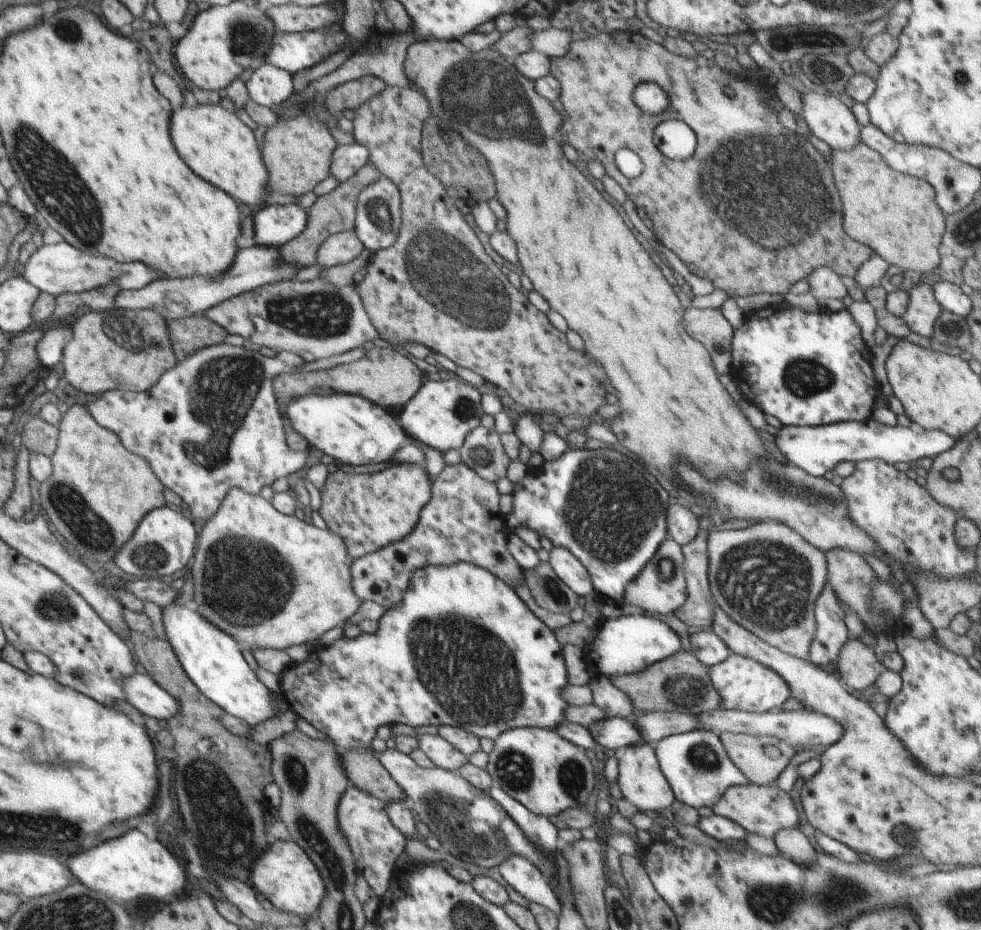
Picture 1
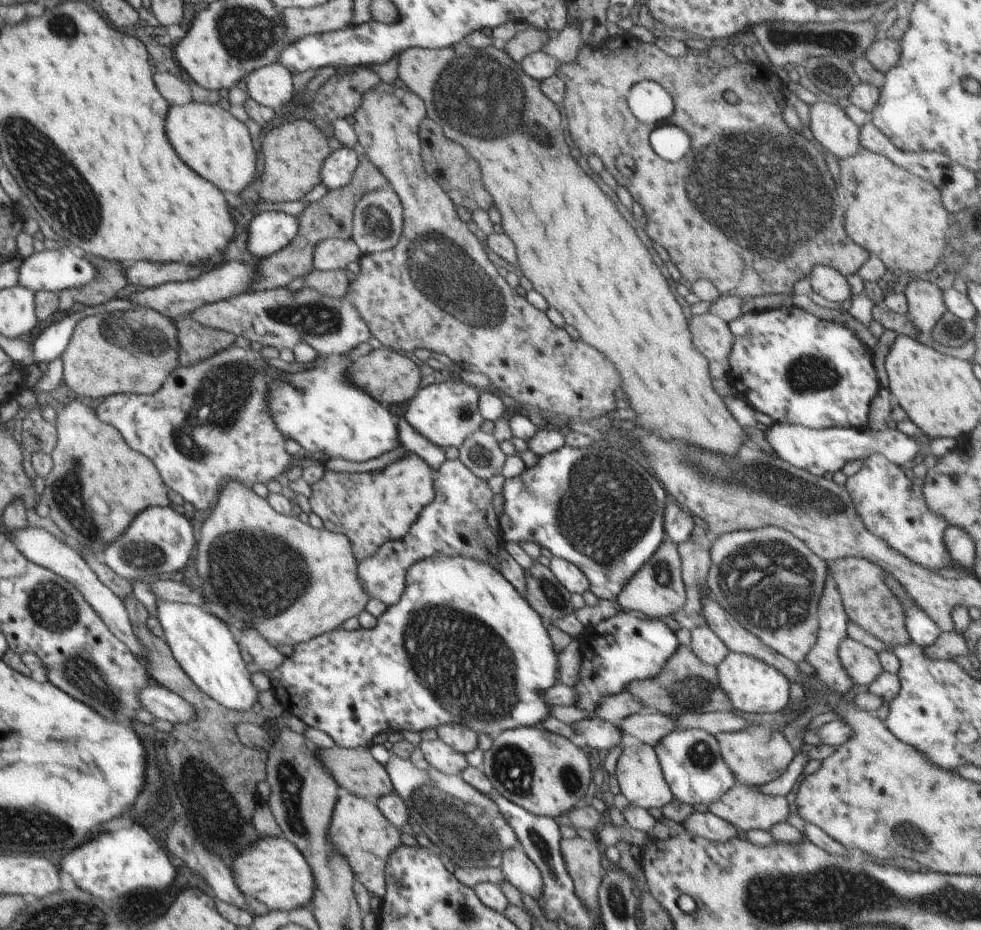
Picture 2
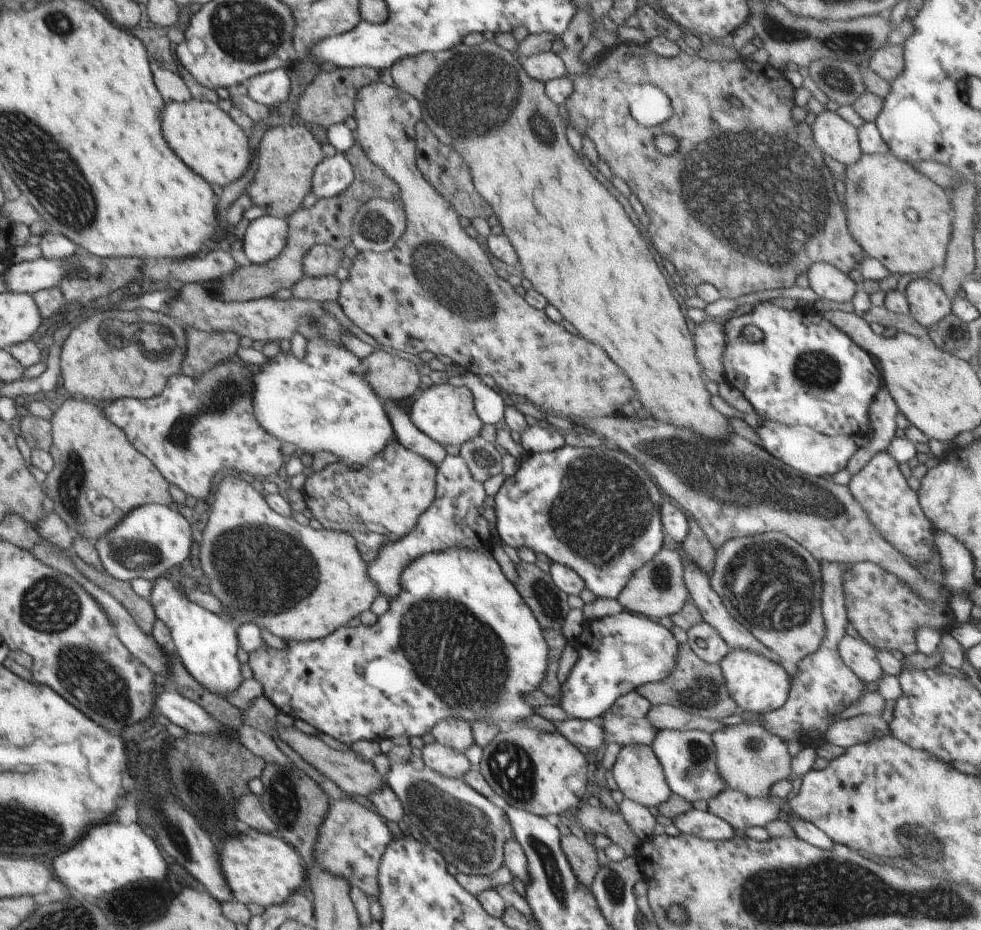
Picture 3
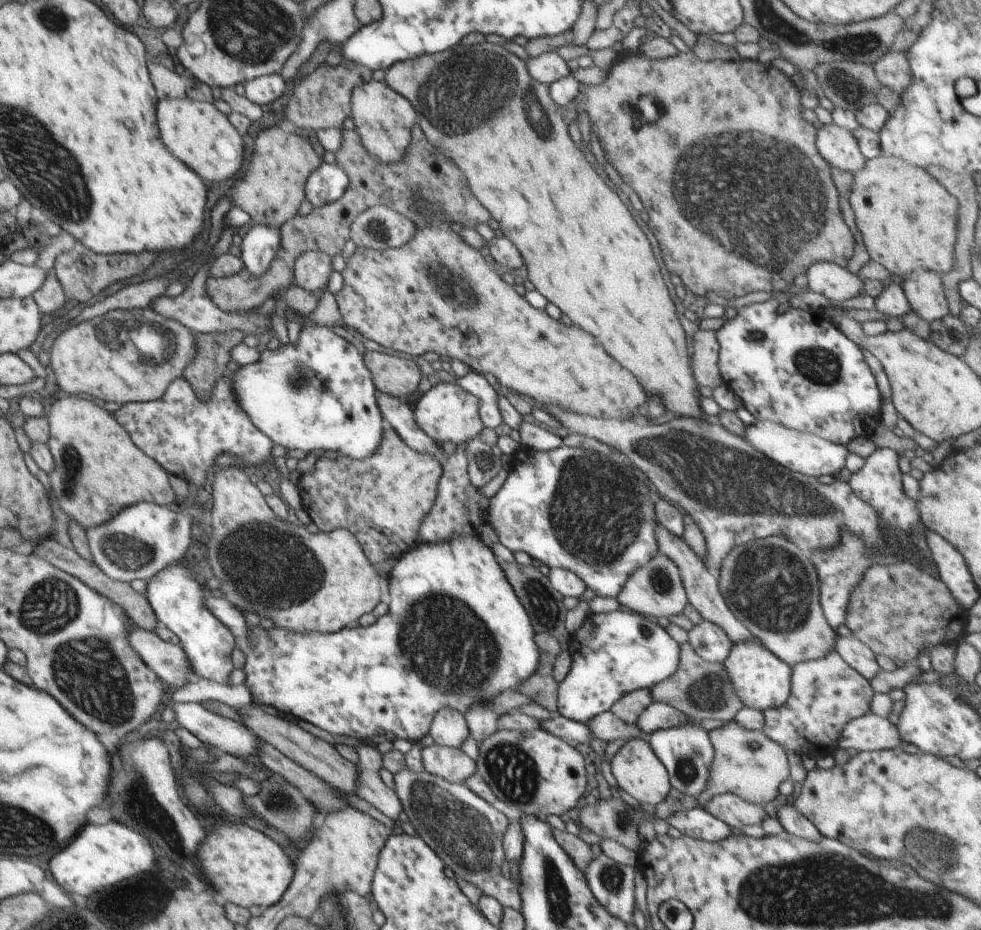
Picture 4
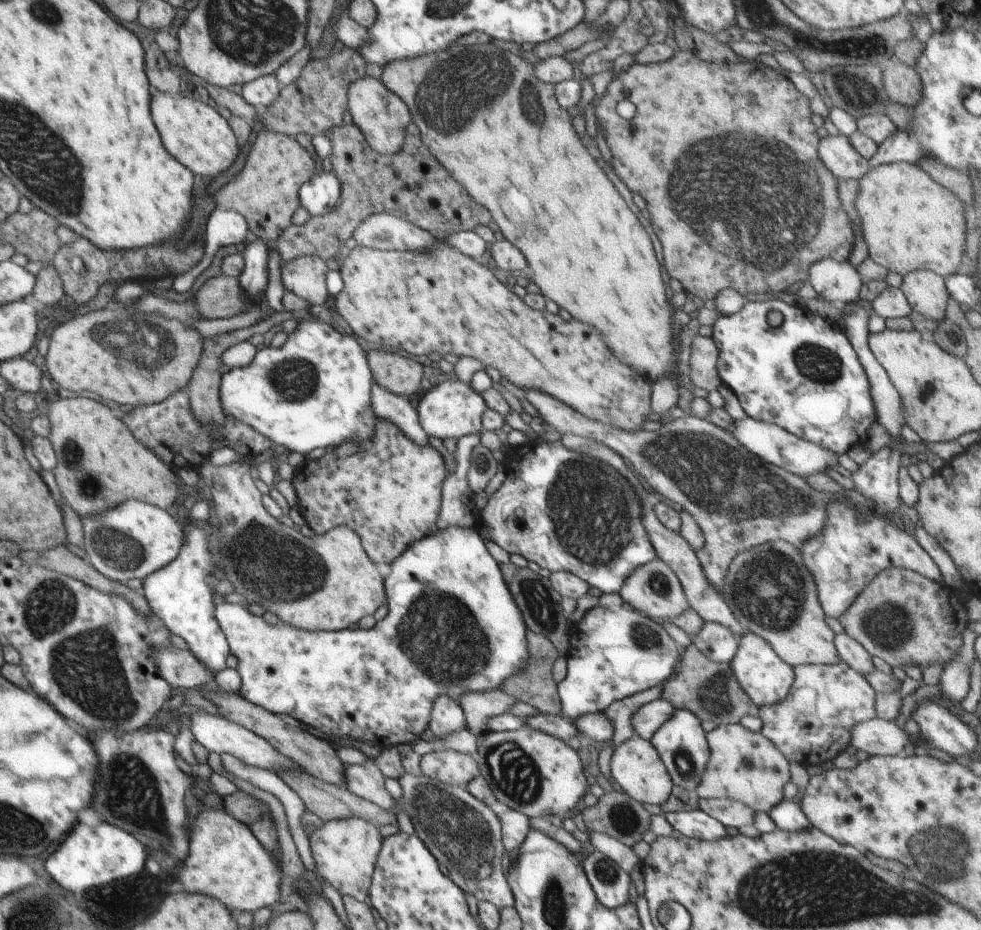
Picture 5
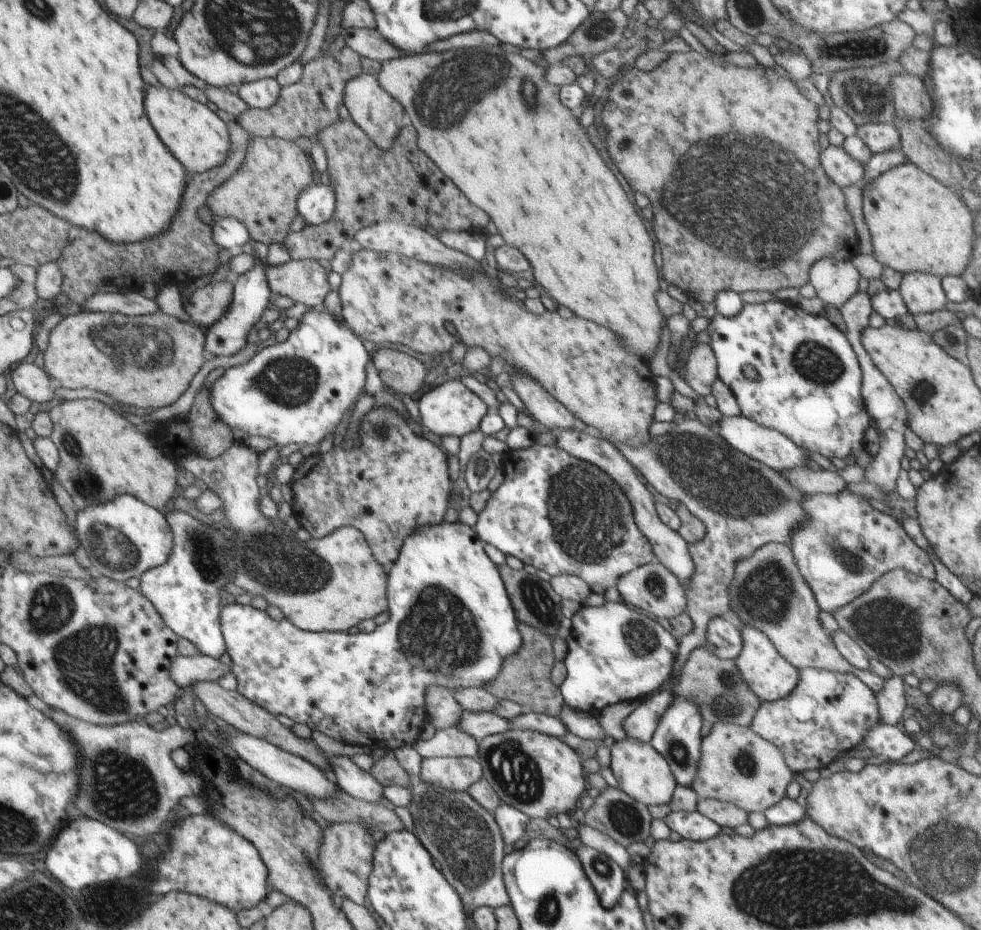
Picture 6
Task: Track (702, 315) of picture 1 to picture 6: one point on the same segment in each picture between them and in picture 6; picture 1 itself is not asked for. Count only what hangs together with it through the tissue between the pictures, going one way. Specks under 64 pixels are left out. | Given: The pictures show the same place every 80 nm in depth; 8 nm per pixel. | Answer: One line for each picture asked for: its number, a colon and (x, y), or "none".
2: (711, 335)
3: (709, 339)
4: (705, 359)
5: (704, 355)
6: (701, 366)

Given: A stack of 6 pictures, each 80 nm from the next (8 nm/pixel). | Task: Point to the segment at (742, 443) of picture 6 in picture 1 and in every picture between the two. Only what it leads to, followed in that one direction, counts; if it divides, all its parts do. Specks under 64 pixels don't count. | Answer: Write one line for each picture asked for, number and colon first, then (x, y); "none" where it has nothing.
1: (816, 449)
2: (817, 451)
3: (806, 451)
4: (805, 453)
5: (769, 442)

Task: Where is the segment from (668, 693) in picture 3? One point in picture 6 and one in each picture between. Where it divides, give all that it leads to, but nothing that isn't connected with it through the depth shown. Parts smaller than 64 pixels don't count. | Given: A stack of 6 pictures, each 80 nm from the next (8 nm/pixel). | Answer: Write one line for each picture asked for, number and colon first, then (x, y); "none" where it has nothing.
4: (702, 690)
5: (708, 689)
6: (715, 685)

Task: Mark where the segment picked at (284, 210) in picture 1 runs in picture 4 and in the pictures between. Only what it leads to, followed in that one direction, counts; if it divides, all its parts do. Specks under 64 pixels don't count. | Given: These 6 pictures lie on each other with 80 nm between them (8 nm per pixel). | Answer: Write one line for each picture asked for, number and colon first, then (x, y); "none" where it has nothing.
2: (269, 232)
3: (266, 237)
4: (259, 247)

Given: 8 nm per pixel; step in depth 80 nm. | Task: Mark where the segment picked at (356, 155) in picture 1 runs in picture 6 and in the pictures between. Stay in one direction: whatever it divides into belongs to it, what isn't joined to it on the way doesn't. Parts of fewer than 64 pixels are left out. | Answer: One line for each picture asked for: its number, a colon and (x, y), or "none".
2: (338, 169)
3: (334, 175)
4: (325, 185)
5: (319, 195)
6: (316, 204)

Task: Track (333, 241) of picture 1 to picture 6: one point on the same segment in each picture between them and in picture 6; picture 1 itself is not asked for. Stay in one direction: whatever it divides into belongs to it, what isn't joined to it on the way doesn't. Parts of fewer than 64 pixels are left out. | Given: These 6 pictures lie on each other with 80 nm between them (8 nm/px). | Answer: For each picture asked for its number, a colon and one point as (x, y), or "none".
2: (335, 253)
3: (322, 260)
4: (312, 270)
5: (305, 276)
6: (304, 280)

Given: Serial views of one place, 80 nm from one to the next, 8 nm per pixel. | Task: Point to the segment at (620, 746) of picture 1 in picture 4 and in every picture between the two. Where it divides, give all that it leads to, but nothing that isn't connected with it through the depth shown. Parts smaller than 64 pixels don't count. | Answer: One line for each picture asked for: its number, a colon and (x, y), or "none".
2: (593, 732)
3: (582, 733)
4: (574, 733)

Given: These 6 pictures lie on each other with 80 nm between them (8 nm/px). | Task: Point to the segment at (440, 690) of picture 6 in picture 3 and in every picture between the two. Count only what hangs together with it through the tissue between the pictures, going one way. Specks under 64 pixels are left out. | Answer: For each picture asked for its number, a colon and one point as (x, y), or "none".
3: (456, 733)
4: (449, 728)
5: (447, 716)

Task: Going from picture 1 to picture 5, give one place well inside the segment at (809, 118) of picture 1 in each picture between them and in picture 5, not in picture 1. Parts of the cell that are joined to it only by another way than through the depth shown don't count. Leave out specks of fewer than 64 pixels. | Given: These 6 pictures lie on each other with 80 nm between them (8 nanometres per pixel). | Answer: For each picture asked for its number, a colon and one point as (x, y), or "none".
2: (831, 126)
3: (837, 138)
4: (837, 145)
5: (835, 151)

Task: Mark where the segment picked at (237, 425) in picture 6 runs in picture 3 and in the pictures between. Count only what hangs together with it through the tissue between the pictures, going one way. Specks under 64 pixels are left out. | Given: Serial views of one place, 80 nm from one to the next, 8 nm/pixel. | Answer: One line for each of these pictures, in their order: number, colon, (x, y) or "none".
3: (320, 403)
4: (316, 394)
5: (314, 392)

